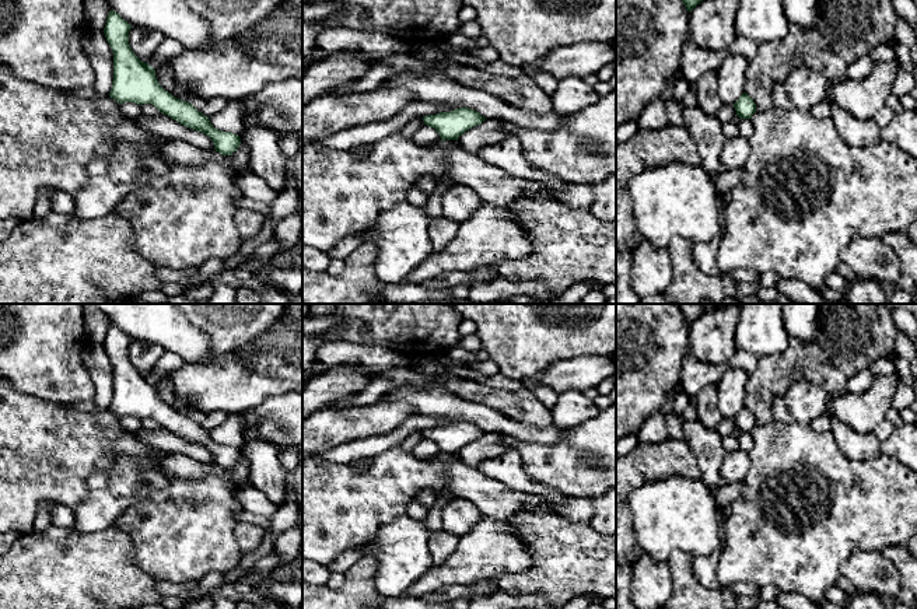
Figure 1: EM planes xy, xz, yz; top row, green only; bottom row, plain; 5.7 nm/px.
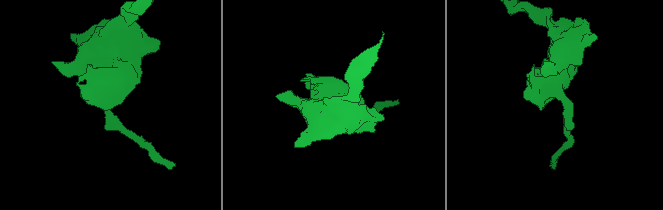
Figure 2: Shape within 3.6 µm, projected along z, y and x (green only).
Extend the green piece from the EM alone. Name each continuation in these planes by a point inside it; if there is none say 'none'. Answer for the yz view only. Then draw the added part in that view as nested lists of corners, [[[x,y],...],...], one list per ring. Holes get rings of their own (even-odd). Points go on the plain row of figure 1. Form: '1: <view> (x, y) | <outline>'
none

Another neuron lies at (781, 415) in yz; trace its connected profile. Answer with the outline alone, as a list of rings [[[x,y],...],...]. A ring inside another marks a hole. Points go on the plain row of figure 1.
[[[777,396],[773,402],[773,417],[774,417],[774,421],[781,423],[781,424],[790,424],[795,421],[792,414],[787,409],[787,405],[783,396]]]

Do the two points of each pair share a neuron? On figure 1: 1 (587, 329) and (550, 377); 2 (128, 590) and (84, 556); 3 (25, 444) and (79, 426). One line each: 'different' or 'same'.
1: different
2: same
3: same

